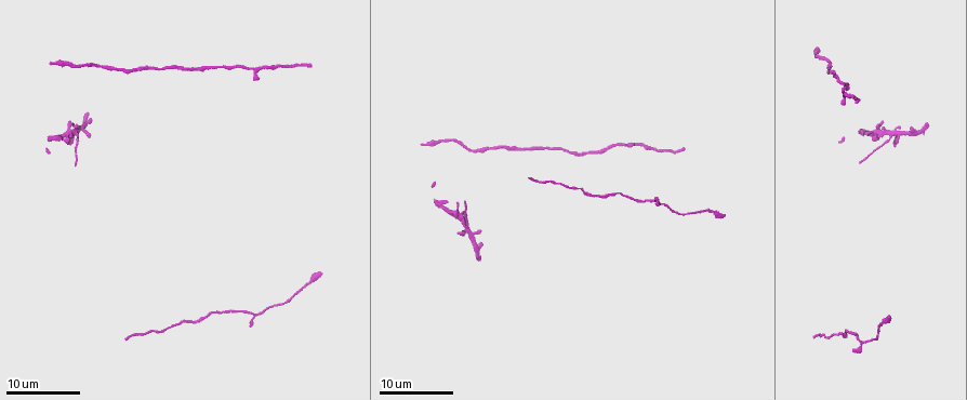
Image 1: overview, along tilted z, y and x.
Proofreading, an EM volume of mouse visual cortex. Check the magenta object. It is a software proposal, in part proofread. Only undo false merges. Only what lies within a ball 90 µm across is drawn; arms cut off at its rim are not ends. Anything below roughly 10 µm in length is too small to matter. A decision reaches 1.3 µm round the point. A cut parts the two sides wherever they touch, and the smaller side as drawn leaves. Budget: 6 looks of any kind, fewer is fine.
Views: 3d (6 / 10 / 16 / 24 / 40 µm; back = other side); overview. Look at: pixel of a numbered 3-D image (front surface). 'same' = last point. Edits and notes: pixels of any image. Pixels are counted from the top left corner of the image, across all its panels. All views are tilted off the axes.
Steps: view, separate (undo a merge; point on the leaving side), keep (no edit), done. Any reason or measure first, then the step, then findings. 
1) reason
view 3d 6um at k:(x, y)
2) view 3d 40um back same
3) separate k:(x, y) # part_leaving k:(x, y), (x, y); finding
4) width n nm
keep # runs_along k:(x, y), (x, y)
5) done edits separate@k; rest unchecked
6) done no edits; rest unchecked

a narrow waist
view 3d 16um at 1:(642, 199)

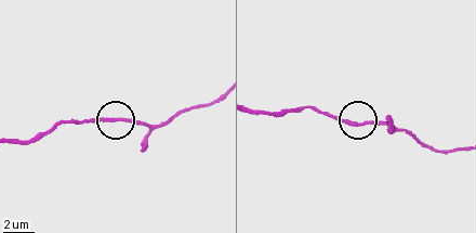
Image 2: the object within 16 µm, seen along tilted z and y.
view 3d 10um at 2:(118, 120)

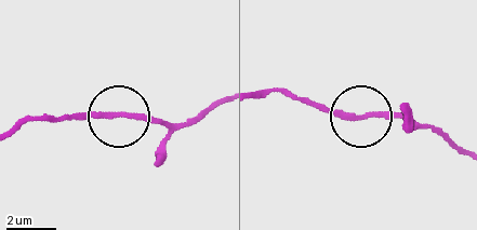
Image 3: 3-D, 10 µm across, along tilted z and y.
width 190 nm
keep # one cell here

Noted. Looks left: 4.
view 3d 16um at 1:(475, 152)

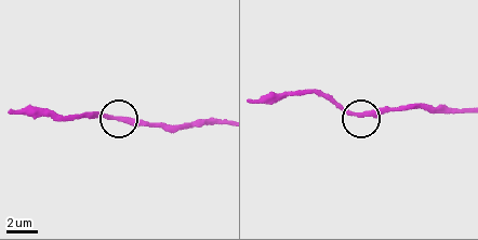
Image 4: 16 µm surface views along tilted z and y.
view 3d 10um at 4:(120, 116)

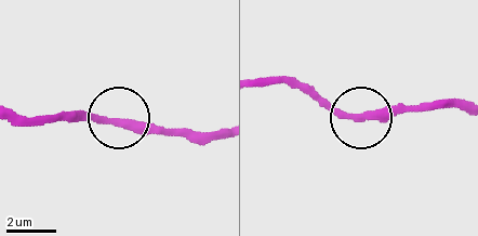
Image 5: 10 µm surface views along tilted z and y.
from behind
view 3d 10um back at 5:(114, 120)

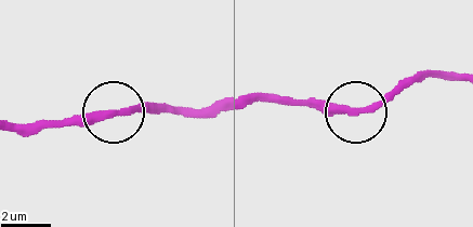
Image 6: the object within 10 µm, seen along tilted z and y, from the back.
keep # all the same cell

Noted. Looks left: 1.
done no edits; rest unchecked

